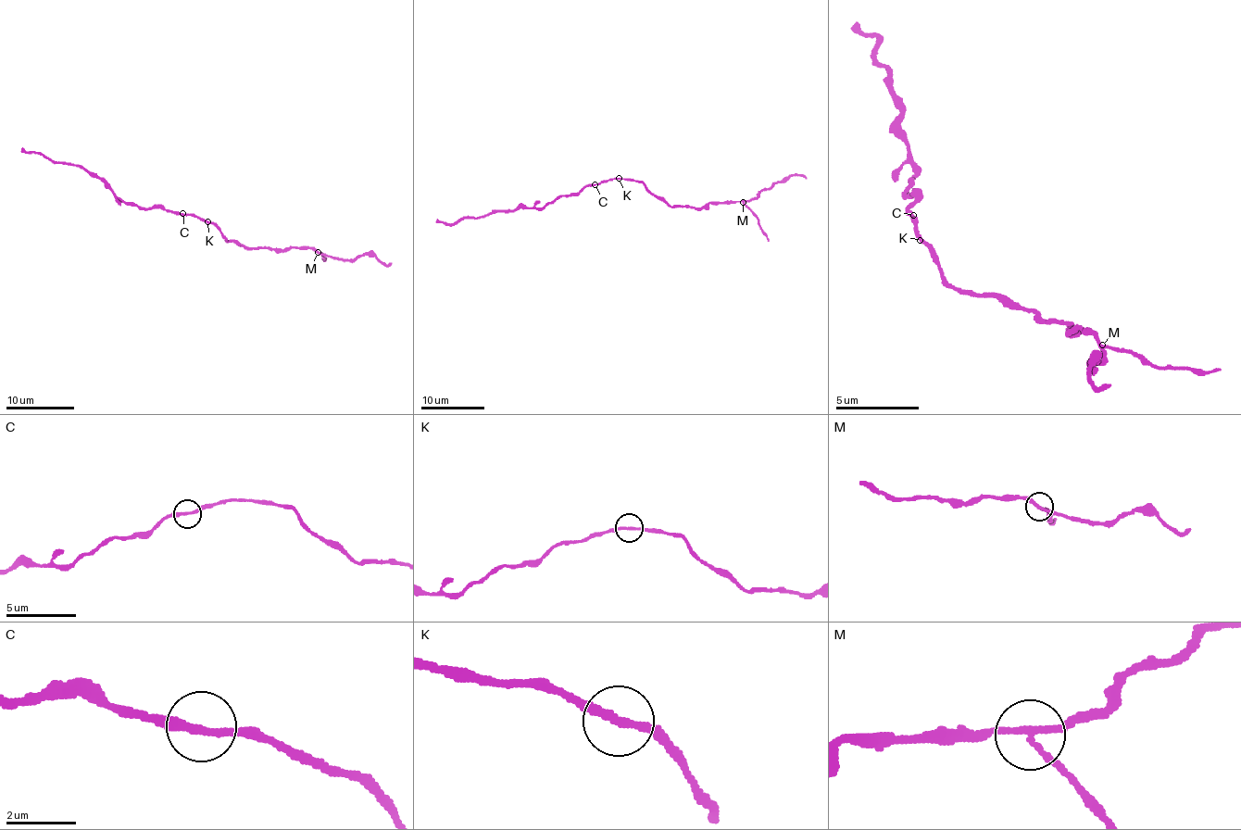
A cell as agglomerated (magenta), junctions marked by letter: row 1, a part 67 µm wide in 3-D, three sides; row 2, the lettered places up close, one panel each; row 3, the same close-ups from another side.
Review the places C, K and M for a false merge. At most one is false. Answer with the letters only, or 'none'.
M

